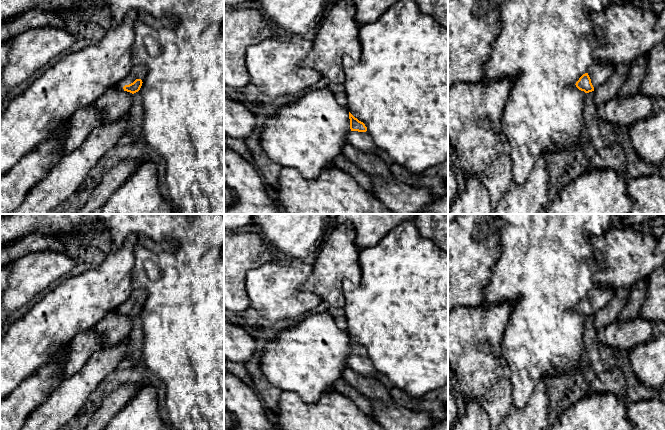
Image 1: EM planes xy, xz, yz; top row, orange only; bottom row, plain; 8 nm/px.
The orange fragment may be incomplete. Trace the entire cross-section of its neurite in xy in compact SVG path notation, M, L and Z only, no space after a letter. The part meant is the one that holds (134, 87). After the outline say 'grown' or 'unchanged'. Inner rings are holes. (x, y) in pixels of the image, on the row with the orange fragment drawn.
M144 64L133 65L129 75L120 81L116 87L134 94L140 90L146 73L147 67Z | grown

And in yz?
M594 61L576 82L576 87L589 93L605 83L613 74L616 66L606 61Z | grown

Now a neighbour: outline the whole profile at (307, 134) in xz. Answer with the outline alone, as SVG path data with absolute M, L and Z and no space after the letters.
M307 90L292 102L282 106L262 124L260 148L282 168L296 169L307 179L316 179L324 168L333 166L333 160L348 143L349 111L340 105L329 90Z

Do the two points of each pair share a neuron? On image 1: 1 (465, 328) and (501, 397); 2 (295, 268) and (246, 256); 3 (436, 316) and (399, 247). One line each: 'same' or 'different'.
1: same
2: different
3: same

